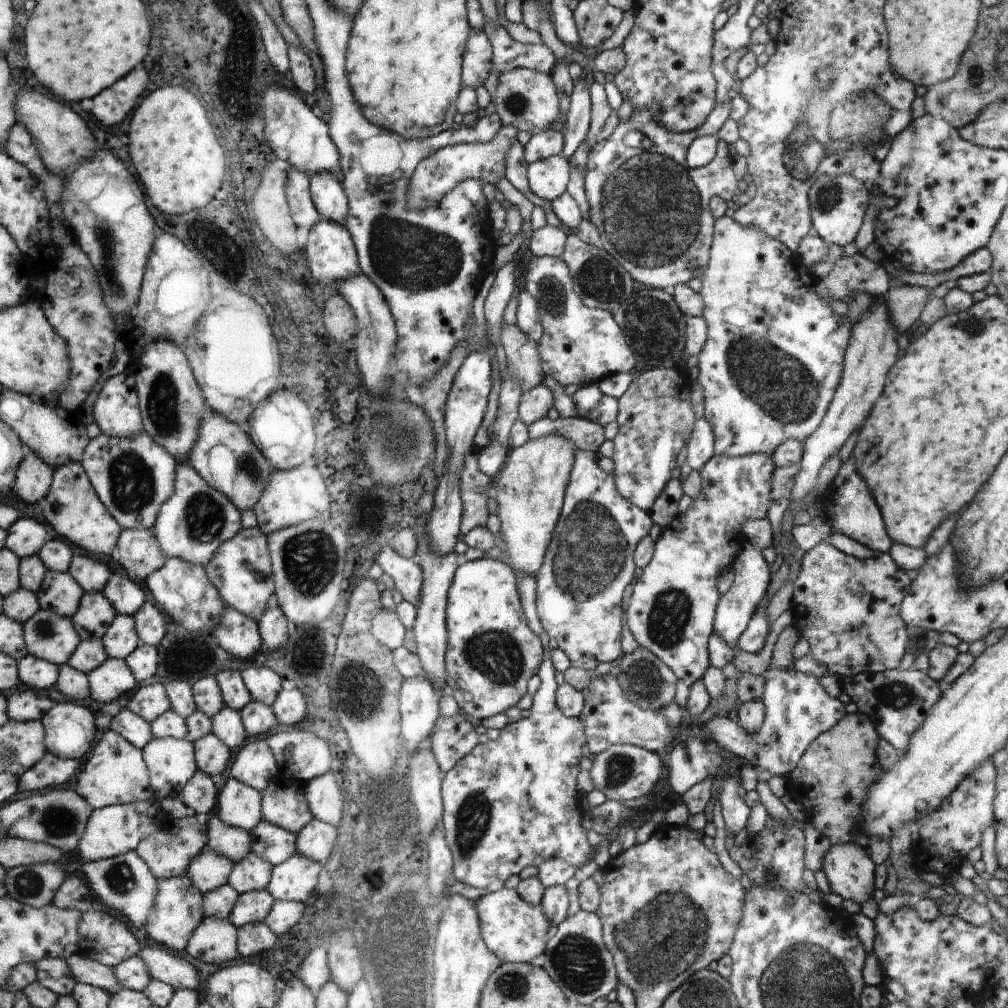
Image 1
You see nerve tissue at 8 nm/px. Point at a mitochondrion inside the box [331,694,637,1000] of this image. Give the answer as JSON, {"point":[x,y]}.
{"point":[576,960]}

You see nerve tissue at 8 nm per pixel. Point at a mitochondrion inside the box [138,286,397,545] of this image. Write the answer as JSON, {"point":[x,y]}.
{"point":[163,401]}

